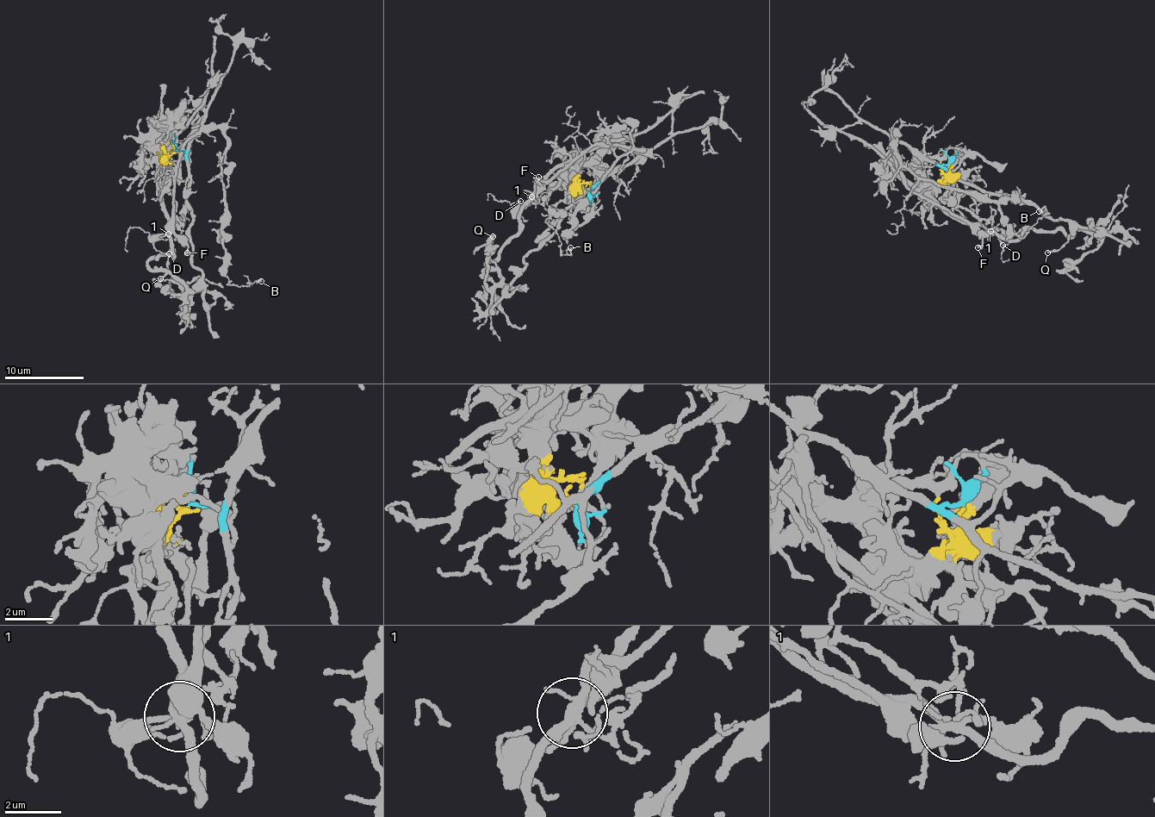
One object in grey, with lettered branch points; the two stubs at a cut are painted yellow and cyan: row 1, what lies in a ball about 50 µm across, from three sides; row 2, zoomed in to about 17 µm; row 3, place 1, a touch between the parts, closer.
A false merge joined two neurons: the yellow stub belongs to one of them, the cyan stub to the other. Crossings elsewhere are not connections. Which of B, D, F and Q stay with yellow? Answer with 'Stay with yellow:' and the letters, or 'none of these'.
Stay with yellow: Q

